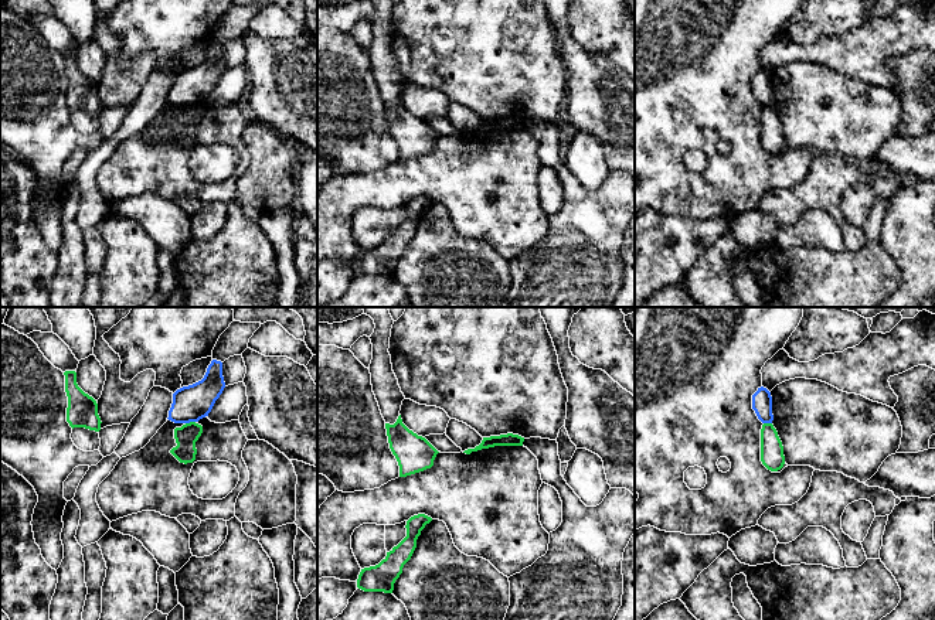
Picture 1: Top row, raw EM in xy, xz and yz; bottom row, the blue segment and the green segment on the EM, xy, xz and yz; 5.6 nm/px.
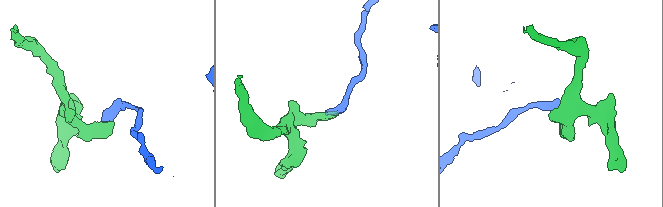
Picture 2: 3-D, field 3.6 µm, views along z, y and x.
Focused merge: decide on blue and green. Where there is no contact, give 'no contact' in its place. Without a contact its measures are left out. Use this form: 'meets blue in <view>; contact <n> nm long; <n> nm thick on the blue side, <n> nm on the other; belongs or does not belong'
meets blue in xy; contact 60 nm long; 200 nm thick on the blue side, 130 nm on the other; does not belong

